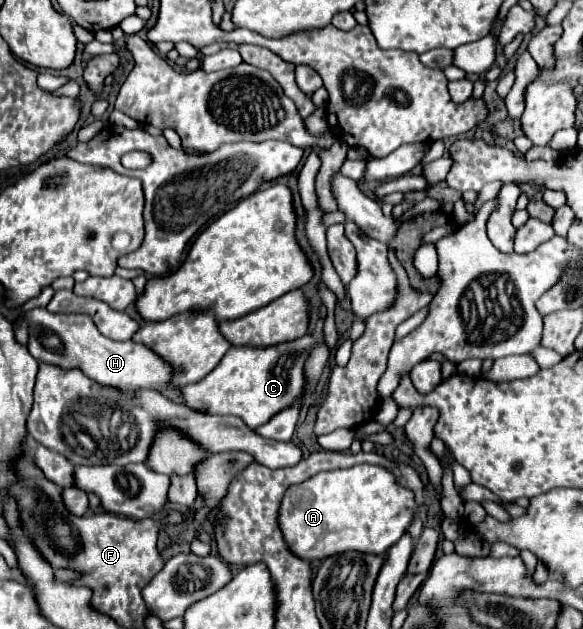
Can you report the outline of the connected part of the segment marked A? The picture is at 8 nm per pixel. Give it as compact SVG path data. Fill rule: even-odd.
M353 465L347 469L333 469L317 473L315 477L307 479L305 483L293 485L287 489L281 511L279 523L285 535L289 549L303 559L325 559L329 555L337 555L343 551L361 551L361 553L377 553L383 555L391 545L395 545L401 535L411 525L413 517L417 515L417 501L415 493L397 483L397 477L381 467L381 465Z

